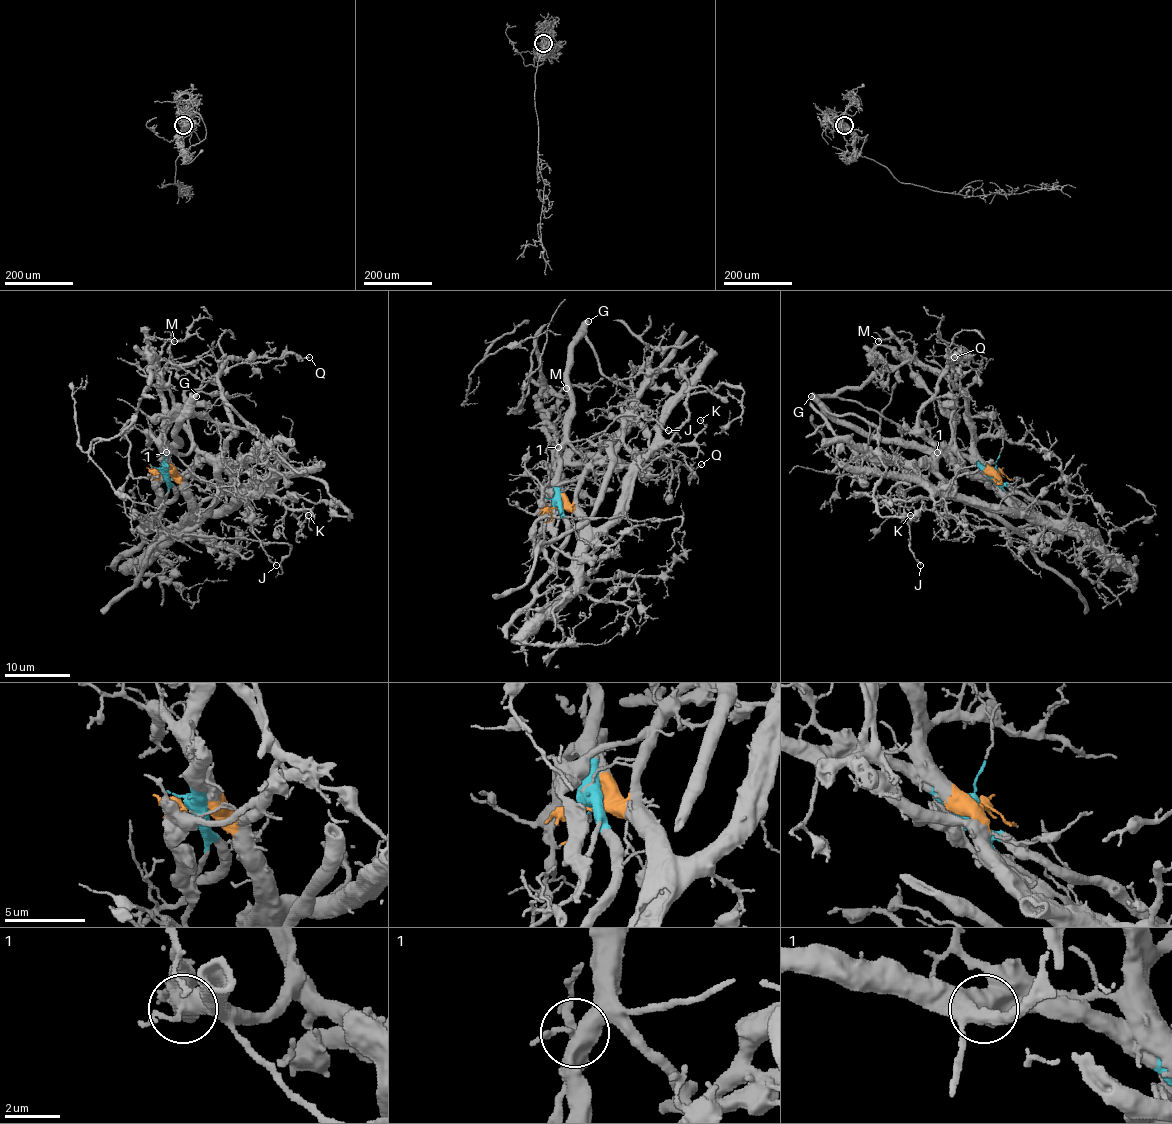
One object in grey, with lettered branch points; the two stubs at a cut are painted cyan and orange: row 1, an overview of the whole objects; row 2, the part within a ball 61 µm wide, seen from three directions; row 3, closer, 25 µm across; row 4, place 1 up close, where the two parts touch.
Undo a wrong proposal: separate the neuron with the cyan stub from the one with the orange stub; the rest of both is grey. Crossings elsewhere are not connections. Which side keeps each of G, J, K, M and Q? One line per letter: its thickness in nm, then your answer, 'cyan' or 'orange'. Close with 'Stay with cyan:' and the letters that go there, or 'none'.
G: calibre 550 nm; cyan
J: calibre 90 nm; cyan
K: calibre 120 nm; orange
M: calibre 200 nm; orange
Q: calibre 140 nm; cyan
Stay with cyan: G, J, Q

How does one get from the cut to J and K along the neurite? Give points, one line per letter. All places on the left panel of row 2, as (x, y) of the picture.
J: (162, 472), (165, 452), (174, 452), (195, 474), (235, 494), (250, 508), (253, 535), (276, 565)
K: (162, 472), (184, 475), (205, 456), (235, 461), (288, 507), (312, 513), (307, 515)

